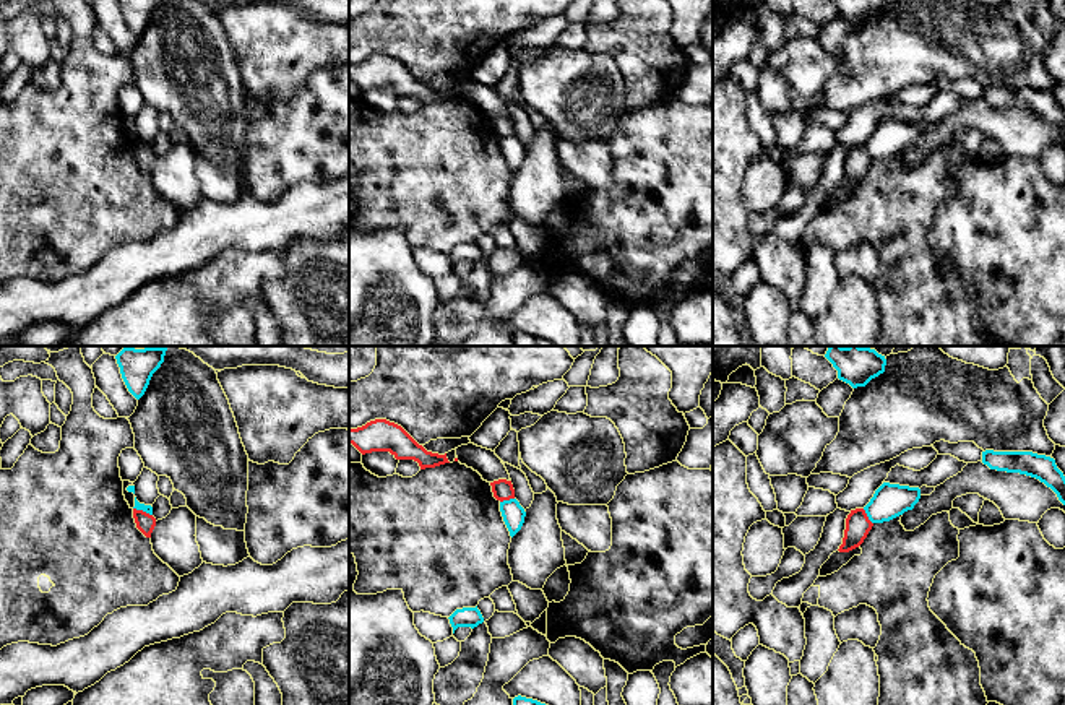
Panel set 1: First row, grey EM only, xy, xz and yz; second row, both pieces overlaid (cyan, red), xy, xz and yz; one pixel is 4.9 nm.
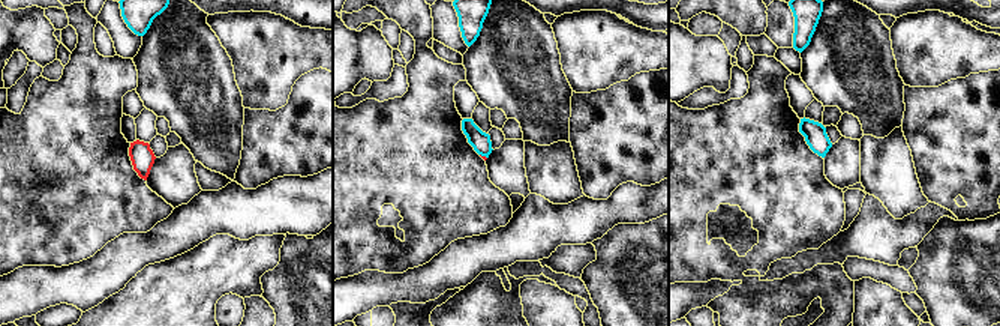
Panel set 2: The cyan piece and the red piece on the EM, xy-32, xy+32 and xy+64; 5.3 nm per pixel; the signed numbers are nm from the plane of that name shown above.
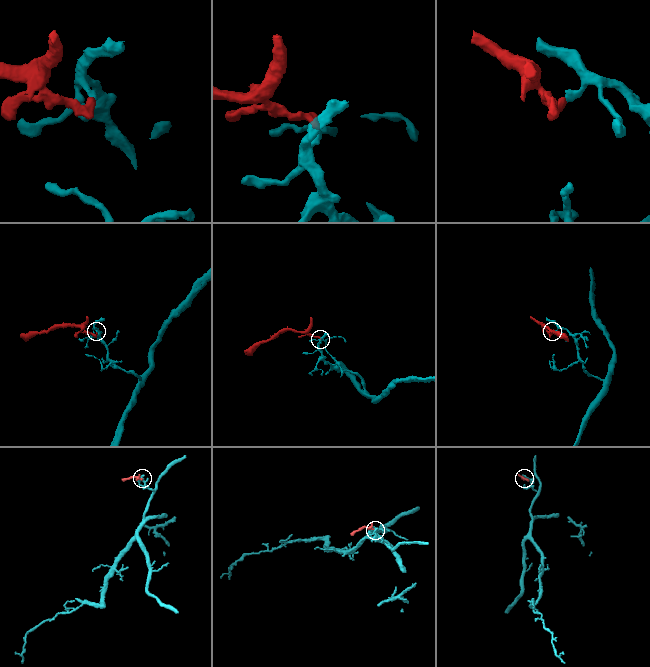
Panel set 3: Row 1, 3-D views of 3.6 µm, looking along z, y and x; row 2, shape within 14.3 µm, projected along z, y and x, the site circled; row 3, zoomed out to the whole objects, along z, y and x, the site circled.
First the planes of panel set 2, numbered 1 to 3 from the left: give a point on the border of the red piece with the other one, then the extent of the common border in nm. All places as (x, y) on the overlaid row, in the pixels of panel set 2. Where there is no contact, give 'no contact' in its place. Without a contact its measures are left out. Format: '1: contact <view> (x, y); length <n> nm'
1: no contact
2: contact xy+32 (483, 155); length 50 nm
3: no contact

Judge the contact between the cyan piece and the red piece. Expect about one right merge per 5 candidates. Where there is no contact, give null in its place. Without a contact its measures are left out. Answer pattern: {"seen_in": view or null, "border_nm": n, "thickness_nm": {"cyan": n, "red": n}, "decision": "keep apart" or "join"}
{"seen_in": "yz", "border_nm": 90, "thickness_nm": {"cyan": 170, "red": 130}, "decision": "keep apart"}

